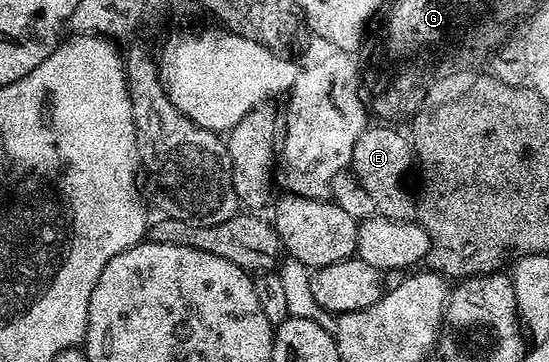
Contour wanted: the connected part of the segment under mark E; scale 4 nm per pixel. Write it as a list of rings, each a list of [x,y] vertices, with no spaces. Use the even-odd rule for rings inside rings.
[[[370,124],[356,141],[349,169],[358,177],[360,184],[364,184],[364,192],[372,196],[374,209],[381,217],[412,222],[418,216],[418,203],[412,197],[412,190],[410,194],[406,187],[406,177],[415,166],[416,155],[411,139],[401,129]]]

